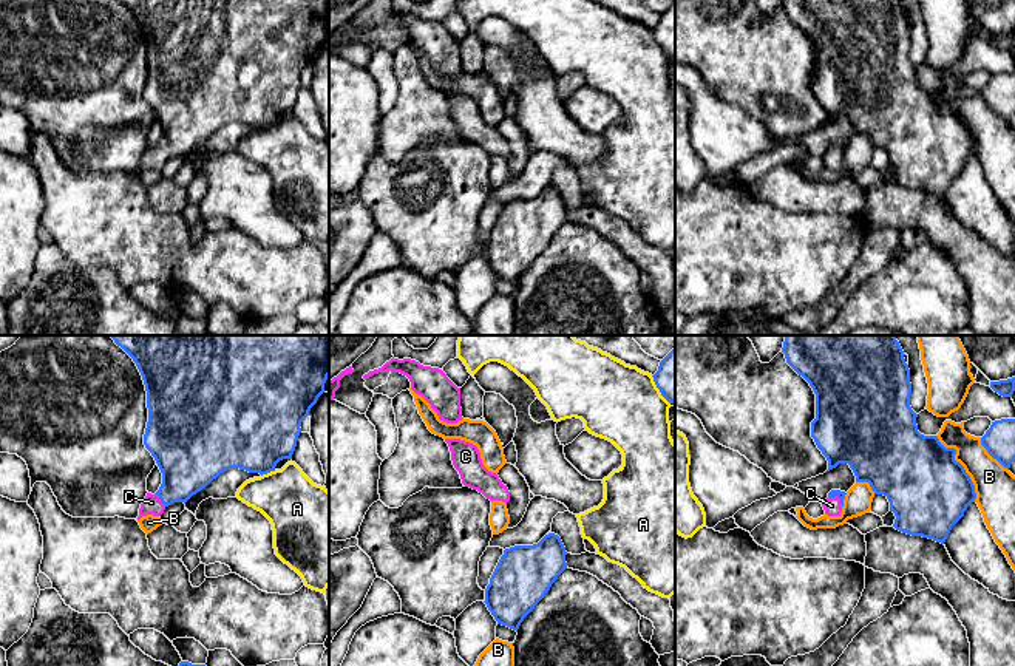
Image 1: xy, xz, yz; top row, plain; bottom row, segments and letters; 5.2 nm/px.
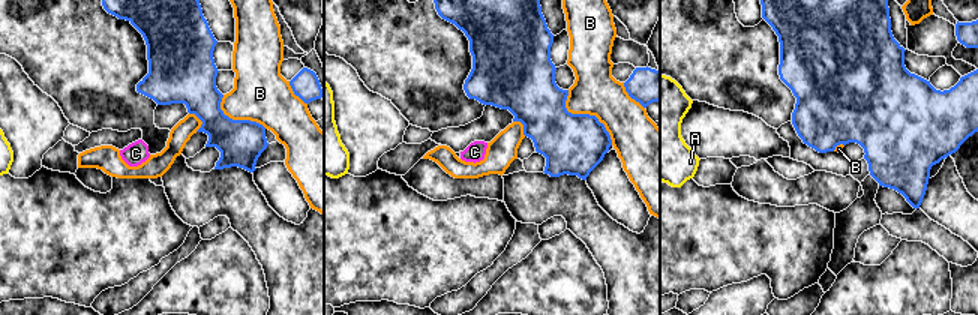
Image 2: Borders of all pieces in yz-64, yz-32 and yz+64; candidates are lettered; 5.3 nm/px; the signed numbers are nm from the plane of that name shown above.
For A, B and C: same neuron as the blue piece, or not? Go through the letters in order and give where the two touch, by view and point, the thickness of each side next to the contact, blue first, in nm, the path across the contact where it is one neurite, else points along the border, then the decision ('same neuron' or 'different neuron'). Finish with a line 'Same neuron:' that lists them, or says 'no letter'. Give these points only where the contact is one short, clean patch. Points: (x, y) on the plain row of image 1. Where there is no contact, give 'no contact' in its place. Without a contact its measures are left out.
A: xy (268, 125) | 460/320 nm | different neuron
B: yz (961, 119) | 420/200 nm | different neuron
C: yz (838, 150) | 50/90 nm | across yz (841, 149), (838, 150), (831, 159) | same neuron
Same neuron: C

